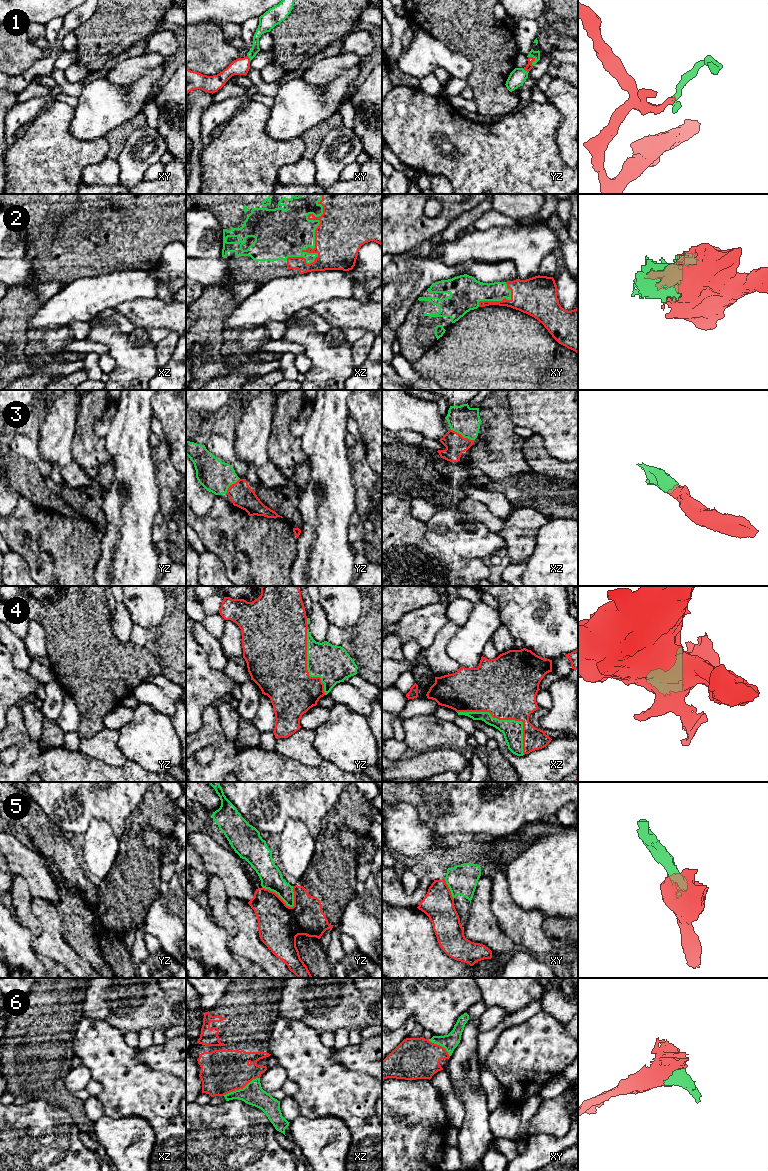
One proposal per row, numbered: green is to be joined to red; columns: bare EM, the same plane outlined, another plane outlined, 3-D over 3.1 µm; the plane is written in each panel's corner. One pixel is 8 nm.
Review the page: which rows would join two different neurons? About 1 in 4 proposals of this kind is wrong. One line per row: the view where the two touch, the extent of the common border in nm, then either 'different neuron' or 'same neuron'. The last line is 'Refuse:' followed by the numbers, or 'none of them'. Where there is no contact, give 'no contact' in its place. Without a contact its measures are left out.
1: meets red in yz; contact 90 nm long; same neuron
2: meets red in xz; contact 600 nm long; same neuron
3: meets red in xz; contact 220 nm long; same neuron
4: meets red in xz; contact 650 nm long; same neuron
5: meets red in yz; contact 300 nm long; different neuron
6: meets red in xz; contact 320 nm long; same neuron
Refuse: 5

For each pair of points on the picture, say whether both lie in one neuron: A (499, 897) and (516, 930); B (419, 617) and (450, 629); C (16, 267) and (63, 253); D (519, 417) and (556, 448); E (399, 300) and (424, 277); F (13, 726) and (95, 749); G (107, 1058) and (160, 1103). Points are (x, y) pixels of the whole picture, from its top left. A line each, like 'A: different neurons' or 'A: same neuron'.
A: same neuron
B: different neurons
C: different neurons
D: same neuron
E: same neuron
F: different neurons
G: same neuron

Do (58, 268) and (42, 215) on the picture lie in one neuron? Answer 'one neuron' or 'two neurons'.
one neuron

